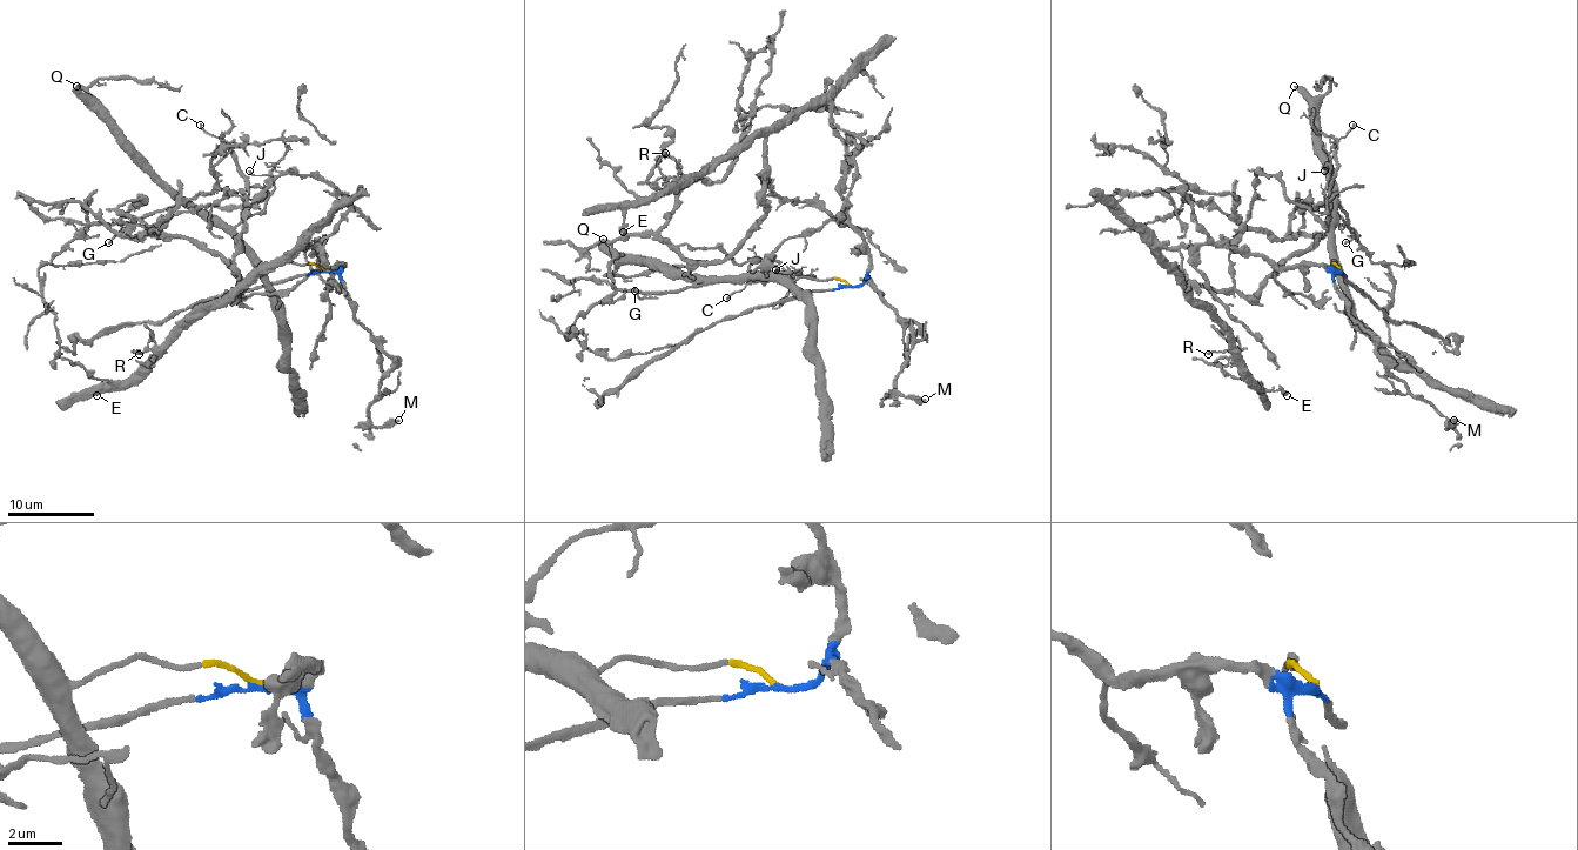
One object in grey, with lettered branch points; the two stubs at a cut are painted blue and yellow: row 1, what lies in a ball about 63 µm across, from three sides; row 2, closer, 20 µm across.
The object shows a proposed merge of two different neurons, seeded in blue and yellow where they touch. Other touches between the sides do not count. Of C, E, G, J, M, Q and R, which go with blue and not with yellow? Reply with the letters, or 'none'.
E, M, R

